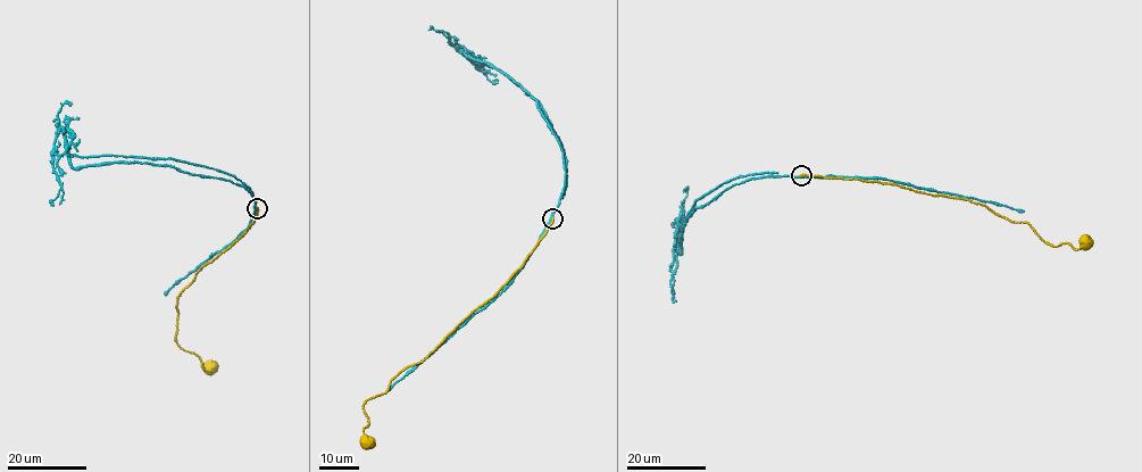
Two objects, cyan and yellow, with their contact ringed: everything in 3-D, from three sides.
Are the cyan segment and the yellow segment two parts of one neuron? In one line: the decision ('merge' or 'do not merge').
do not merge

